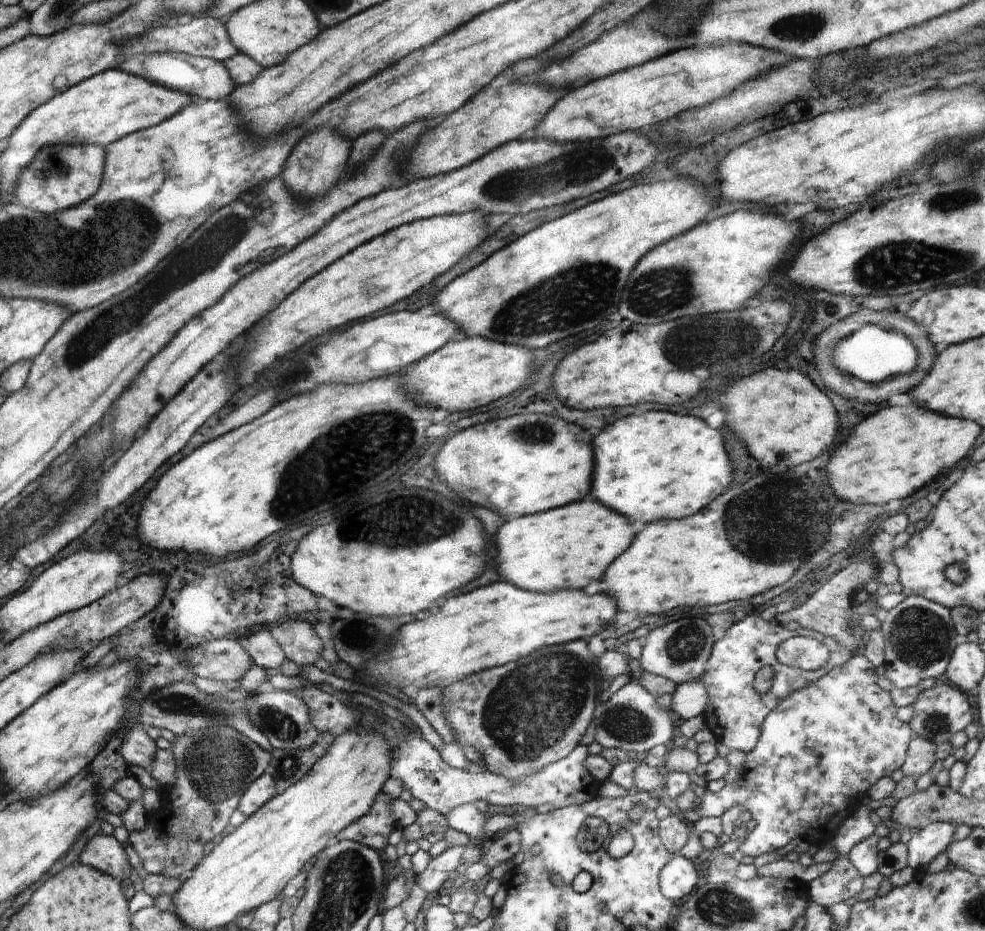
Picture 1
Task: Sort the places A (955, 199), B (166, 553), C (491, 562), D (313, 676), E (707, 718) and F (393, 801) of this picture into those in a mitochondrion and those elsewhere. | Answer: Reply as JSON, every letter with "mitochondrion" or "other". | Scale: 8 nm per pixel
{"A":"mitochondrion","B":"other","C":"other","D":"other","E":"other","F":"other"}

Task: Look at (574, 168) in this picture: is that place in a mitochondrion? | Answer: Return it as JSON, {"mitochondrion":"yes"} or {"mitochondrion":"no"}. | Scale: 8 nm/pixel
{"mitochondrion":"yes"}

